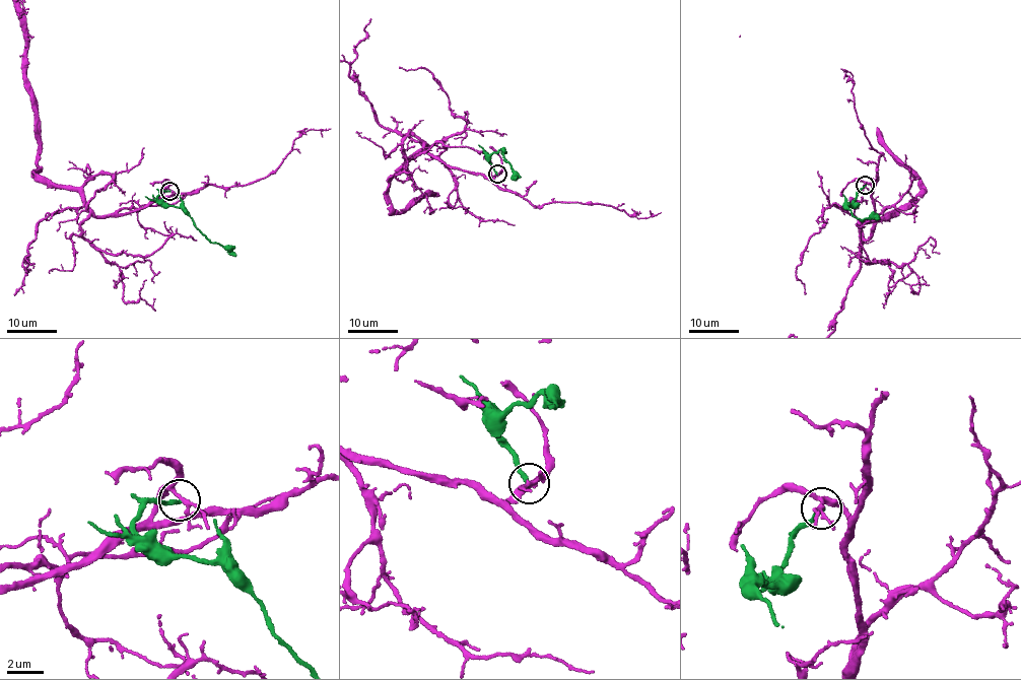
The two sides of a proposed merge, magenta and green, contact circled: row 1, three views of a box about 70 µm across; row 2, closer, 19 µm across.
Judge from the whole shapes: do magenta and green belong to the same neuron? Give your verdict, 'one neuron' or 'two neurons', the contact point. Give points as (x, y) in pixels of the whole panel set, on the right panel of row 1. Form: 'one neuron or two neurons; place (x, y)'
two neurons; place (865, 185)

